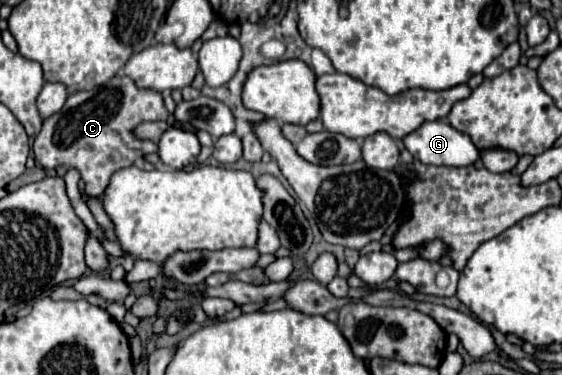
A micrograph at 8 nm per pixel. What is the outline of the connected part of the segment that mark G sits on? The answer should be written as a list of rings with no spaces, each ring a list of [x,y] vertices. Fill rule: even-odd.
[[[443,119],[427,121],[403,139],[405,147],[425,165],[467,167],[473,165],[481,153],[471,145],[467,133],[459,133]]]

